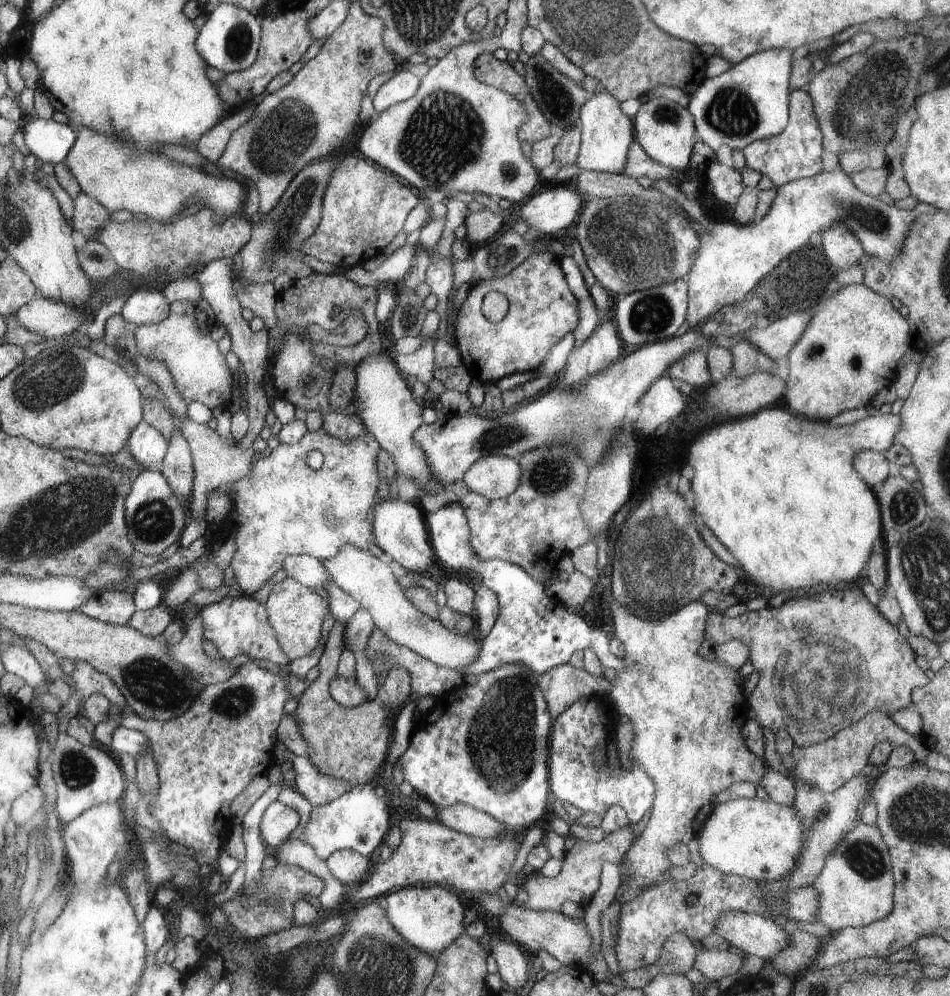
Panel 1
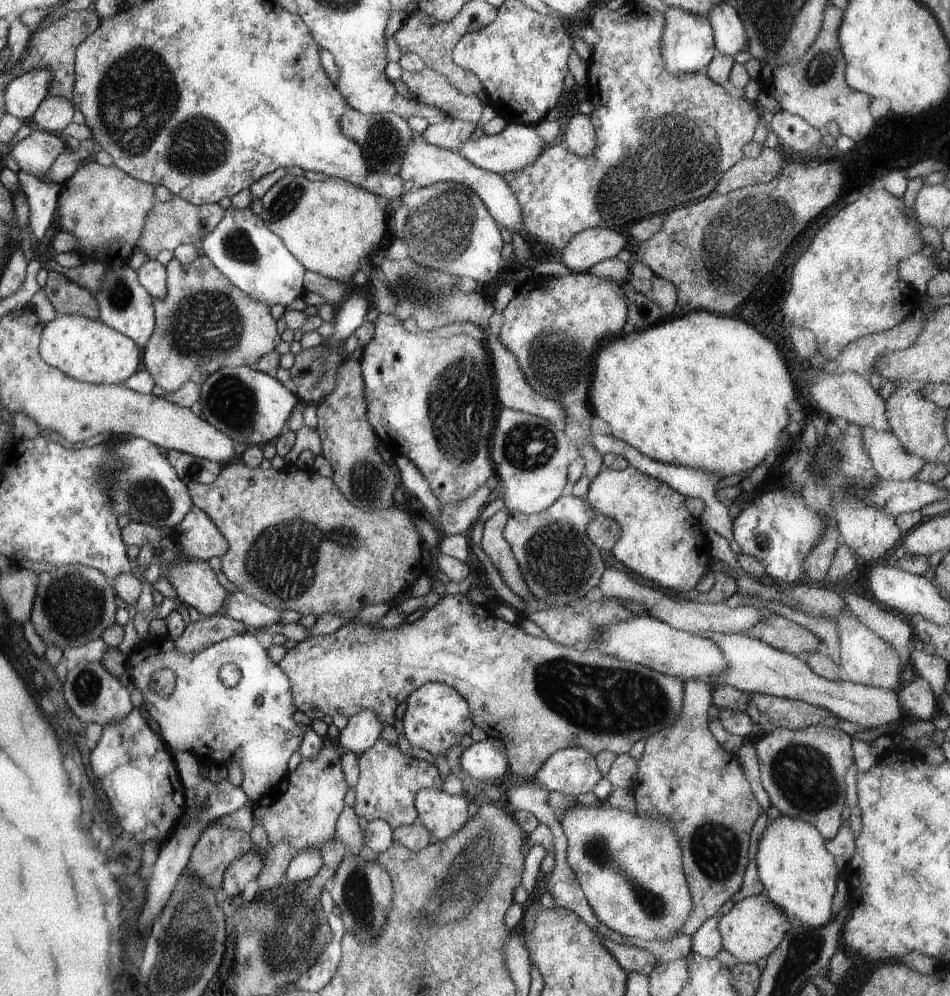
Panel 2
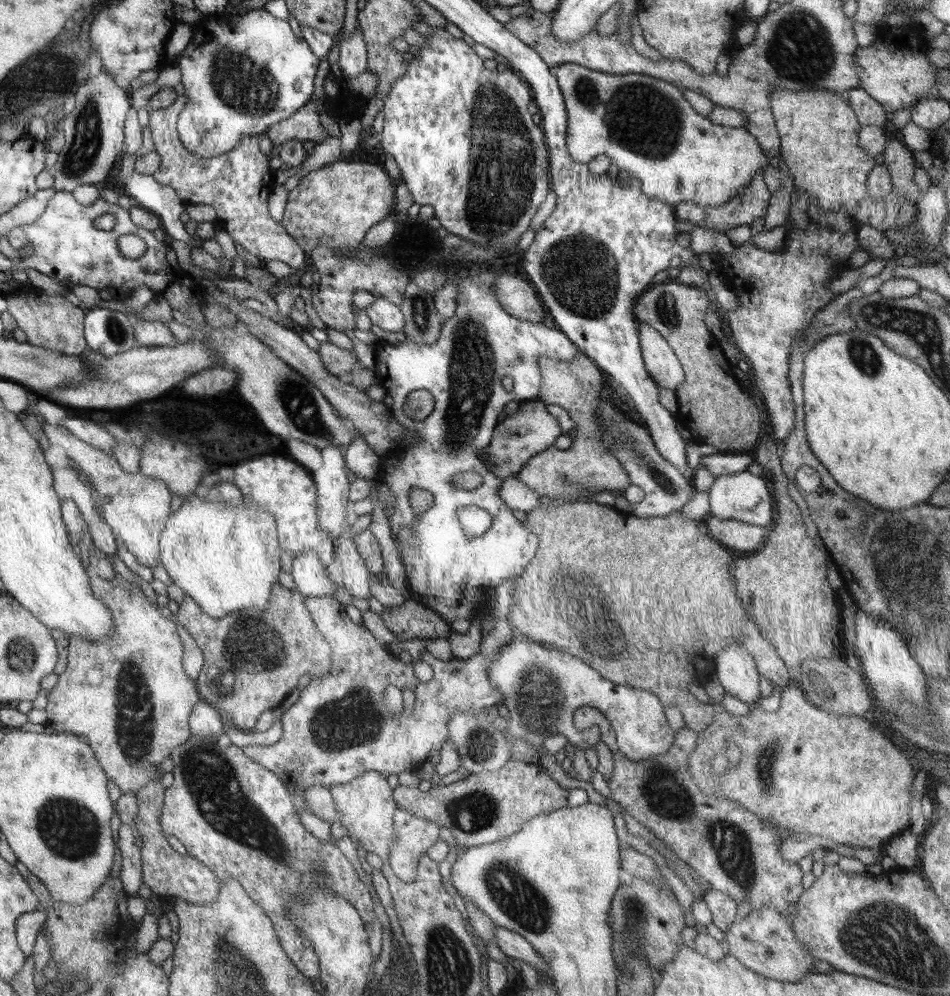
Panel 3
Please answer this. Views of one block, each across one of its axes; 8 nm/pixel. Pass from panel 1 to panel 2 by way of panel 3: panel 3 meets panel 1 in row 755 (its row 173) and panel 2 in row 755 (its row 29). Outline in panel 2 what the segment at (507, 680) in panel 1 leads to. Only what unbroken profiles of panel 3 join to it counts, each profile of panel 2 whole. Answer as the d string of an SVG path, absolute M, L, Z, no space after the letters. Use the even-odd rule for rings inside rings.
M435 682L419 686L415 692L411 692L407 698L407 710L401 716L401 736L407 740L407 744L423 748L431 756L445 756L445 750L453 742L459 742L465 732L471 732L471 728L471 706L467 706L467 700L463 700L463 696L455 692L455 688Z

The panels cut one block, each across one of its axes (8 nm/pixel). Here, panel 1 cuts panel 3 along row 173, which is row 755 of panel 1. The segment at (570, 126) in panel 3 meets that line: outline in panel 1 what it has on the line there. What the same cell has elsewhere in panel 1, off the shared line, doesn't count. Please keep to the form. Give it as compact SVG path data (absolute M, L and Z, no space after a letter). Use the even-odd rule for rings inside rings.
M613 598L609 600L609 610L611 610L613 634L615 634L617 640L623 642L625 652L623 652L623 658L621 658L621 660L623 660L623 668L621 668L621 670L615 670L615 680L611 682L611 690L607 692L607 702L611 704L615 716L627 716L627 718L629 718L631 728L633 728L633 740L631 740L631 748L629 748L629 760L631 760L633 764L639 764L639 766L647 772L647 776L653 780L653 784L655 784L653 804L651 804L651 812L649 812L651 816L649 816L649 820L647 820L647 826L645 826L643 834L633 840L631 848L625 852L625 858L623 858L623 862L625 862L627 866L631 866L631 880L625 882L625 884L621 884L621 888L619 888L619 892L617 892L617 896L615 896L615 900L617 900L619 904L625 904L625 902L633 900L635 896L639 896L647 886L651 886L651 884L661 884L661 882L667 882L667 880L669 880L669 866L671 866L671 862L665 860L665 852L667 852L673 844L687 844L691 838L697 836L697 832L701 830L703 822L707 820L707 816L709 816L711 810L715 808L715 802L713 802L713 800L715 800L715 796L717 796L719 792L727 790L729 786L733 786L733 784L737 784L737 782L759 784L759 780L761 780L763 774L767 772L767 760L755 756L755 754L745 746L745 740L743 740L743 734L741 734L745 722L749 720L749 714L747 714L747 712L749 712L749 704L747 704L747 698L743 696L743 680L737 684L737 680L743 678L743 676L739 674L739 670L735 670L735 668L731 668L731 666L727 666L727 664L721 664L719 660L703 660L703 658L699 656L699 646L701 646L701 642L705 640L705 620L707 620L707 616L709 616L709 608L707 608L703 602L689 602L689 604L681 606L679 610L675 610L673 614L663 616L663 618L657 618L655 622L651 622L651 620L647 622L647 620L635 616L629 608L619 606Z

